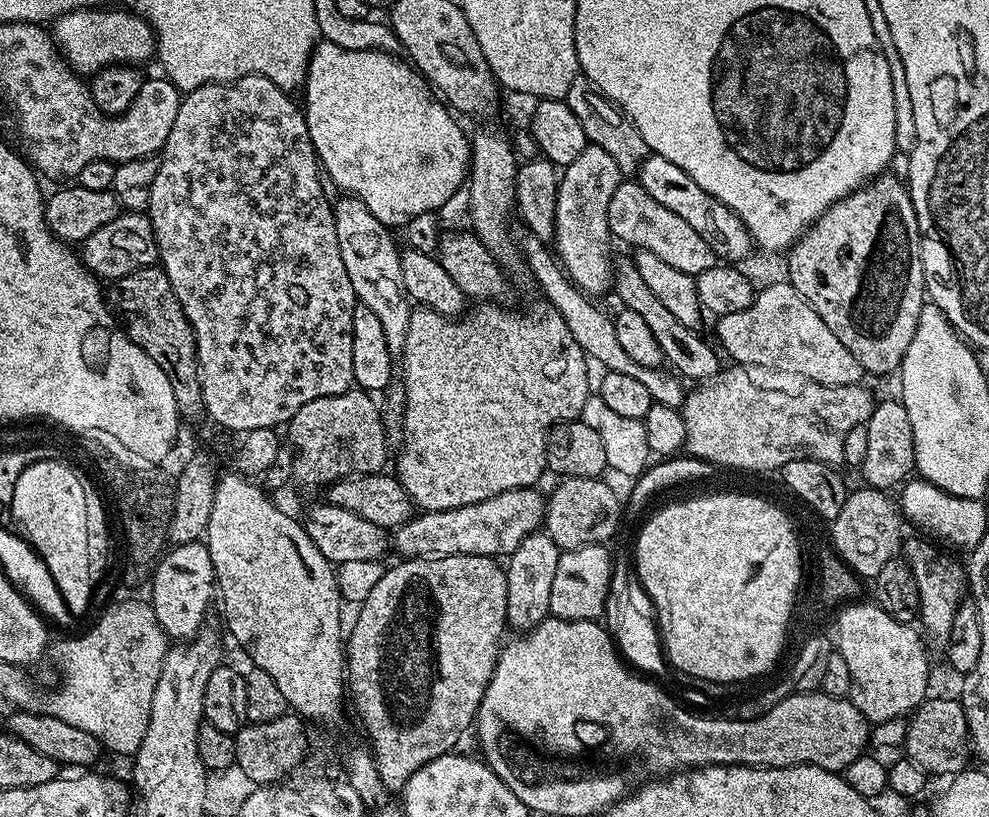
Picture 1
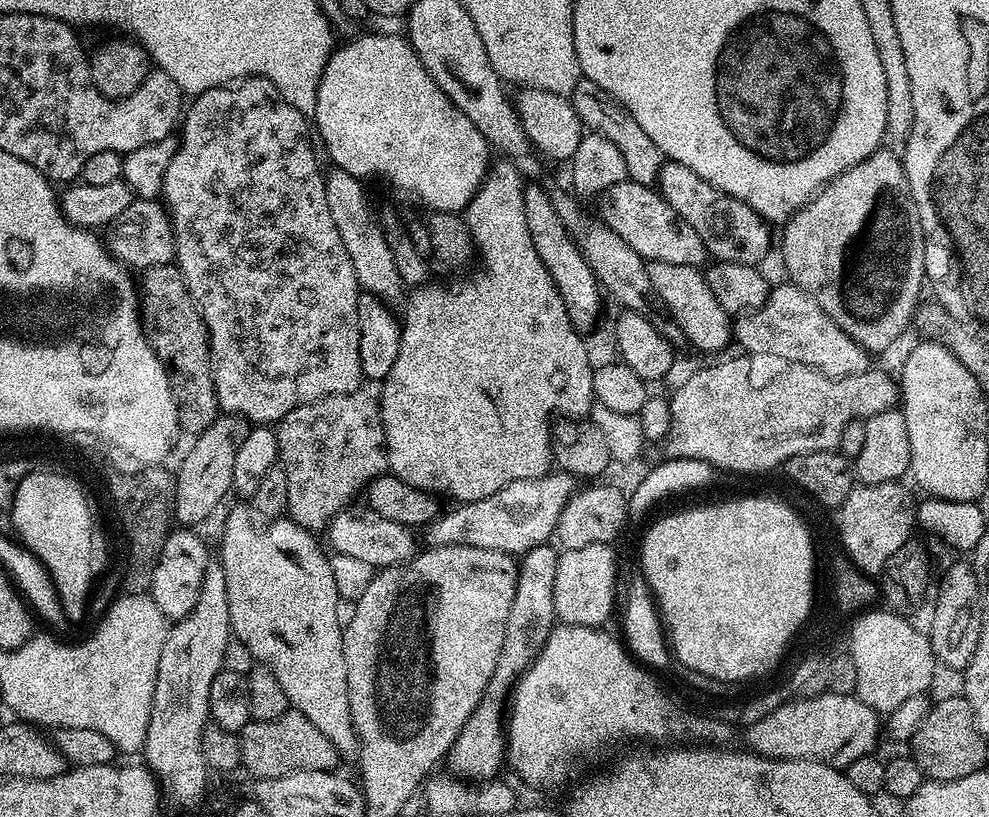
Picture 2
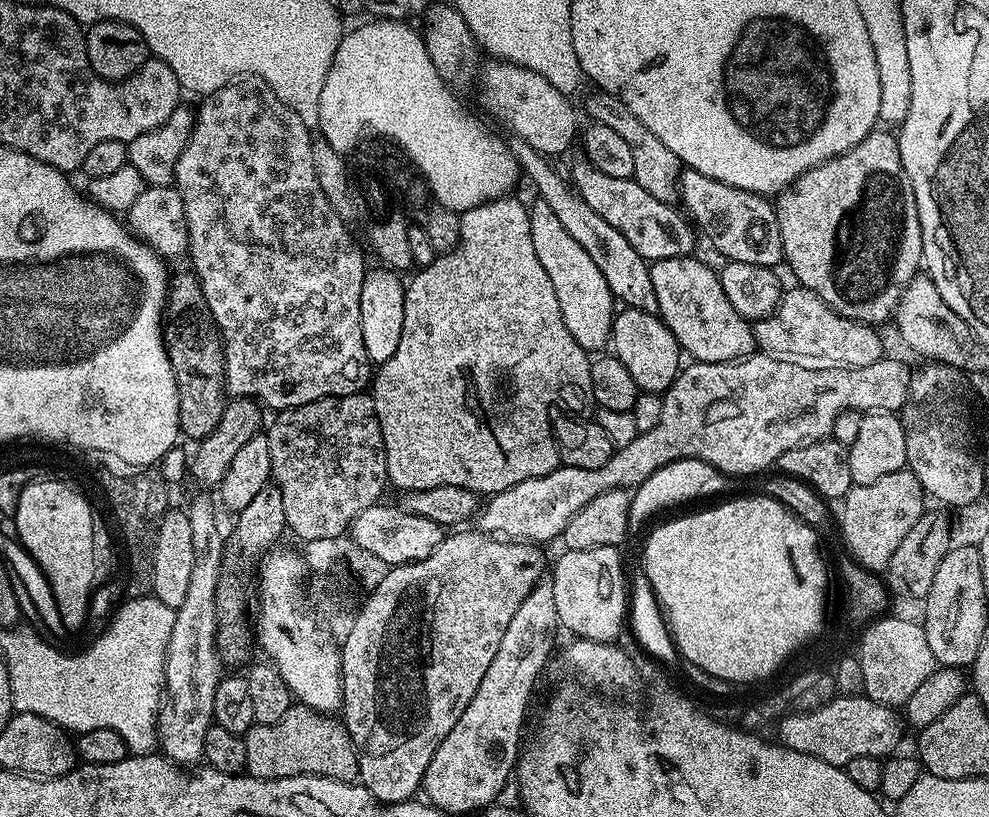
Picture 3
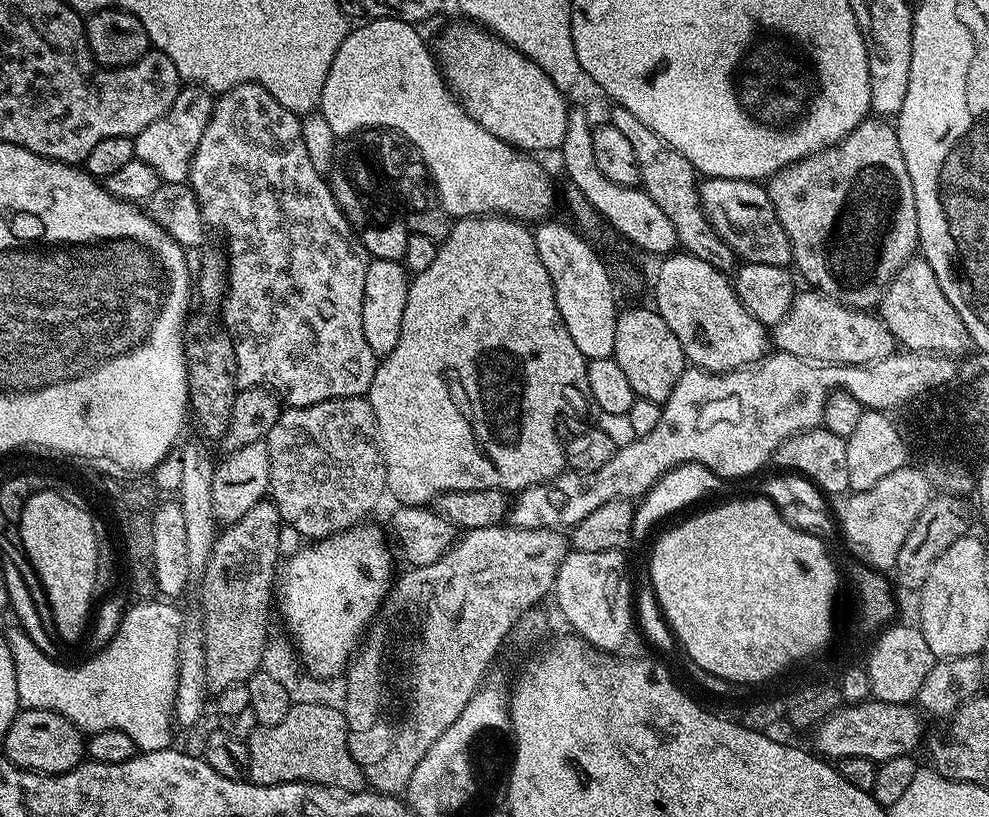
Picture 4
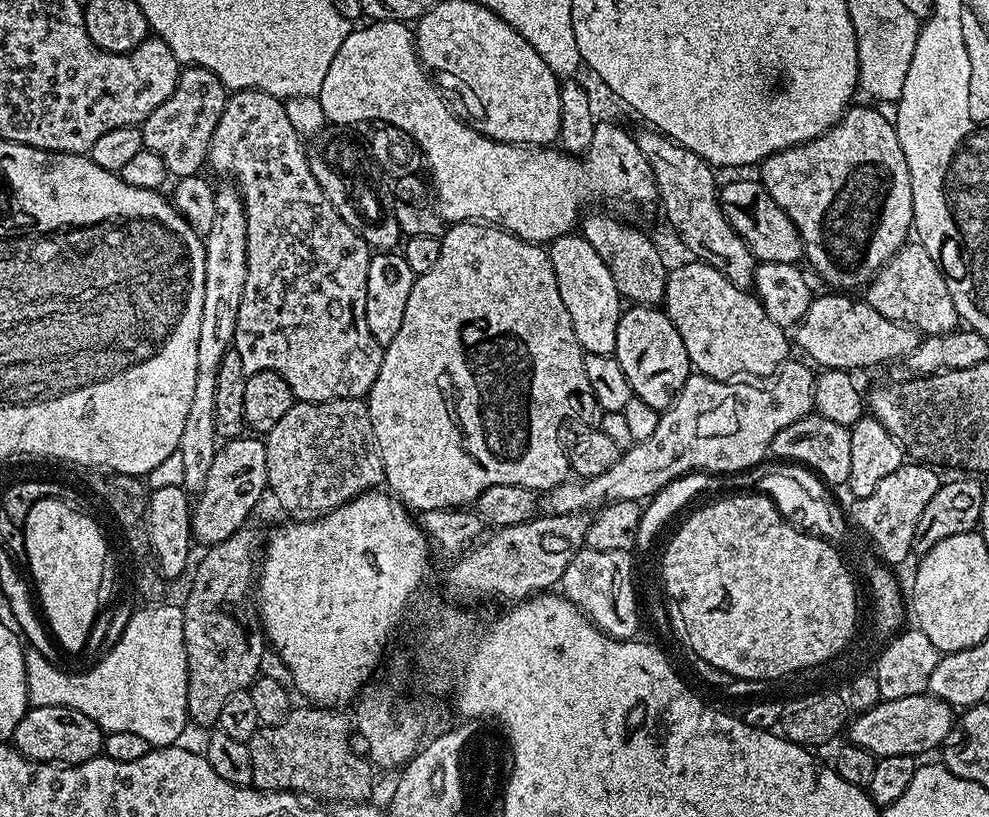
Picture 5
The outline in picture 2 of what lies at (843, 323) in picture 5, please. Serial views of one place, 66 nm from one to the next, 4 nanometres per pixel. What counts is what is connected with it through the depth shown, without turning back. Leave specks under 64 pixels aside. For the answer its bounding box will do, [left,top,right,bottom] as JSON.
[734,282,870,376]

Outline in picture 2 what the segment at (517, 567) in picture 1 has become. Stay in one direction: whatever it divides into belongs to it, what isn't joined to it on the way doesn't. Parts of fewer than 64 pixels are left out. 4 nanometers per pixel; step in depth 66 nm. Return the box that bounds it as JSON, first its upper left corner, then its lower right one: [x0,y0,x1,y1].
[446,543,558,782]

